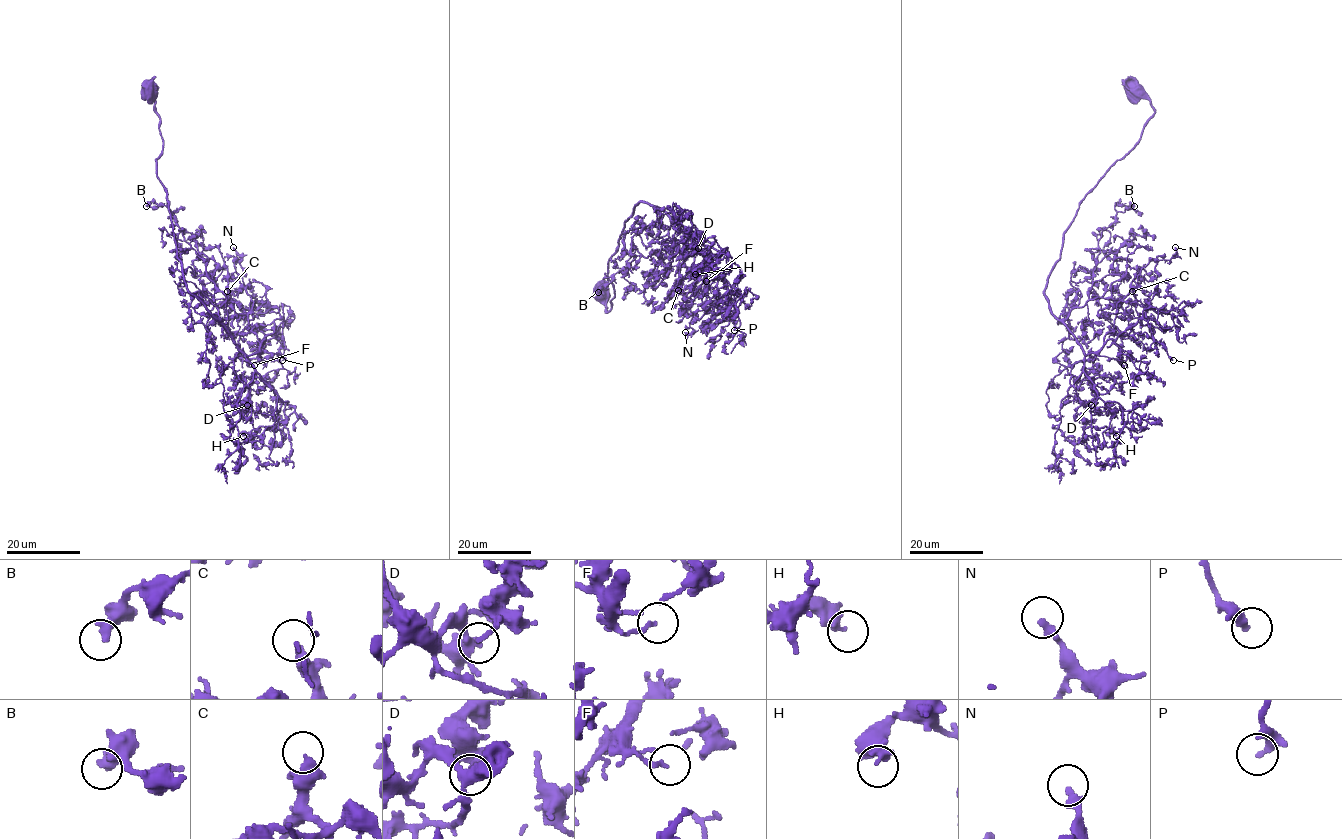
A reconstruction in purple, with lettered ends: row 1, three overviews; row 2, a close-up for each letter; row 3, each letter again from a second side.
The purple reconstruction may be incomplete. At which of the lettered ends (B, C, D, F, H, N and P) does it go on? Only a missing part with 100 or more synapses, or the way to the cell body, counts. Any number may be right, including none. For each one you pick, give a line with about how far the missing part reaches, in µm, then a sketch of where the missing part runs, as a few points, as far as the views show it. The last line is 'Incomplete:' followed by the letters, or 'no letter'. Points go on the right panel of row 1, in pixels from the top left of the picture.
Incomplete: no letter

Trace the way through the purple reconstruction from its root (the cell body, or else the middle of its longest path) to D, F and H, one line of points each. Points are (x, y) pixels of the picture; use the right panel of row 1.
D: (1136, 93), (1154, 114), (1080, 203), (1044, 290), (1082, 350), (1091, 405)
F: (1136, 93), (1154, 114), (1140, 141), (1080, 203), (1044, 290), (1049, 310), (1087, 355), (1124, 365)
H: (1136, 93), (1154, 114), (1080, 203), (1044, 290), (1084, 355), (1097, 394), (1091, 424), (1116, 436)

